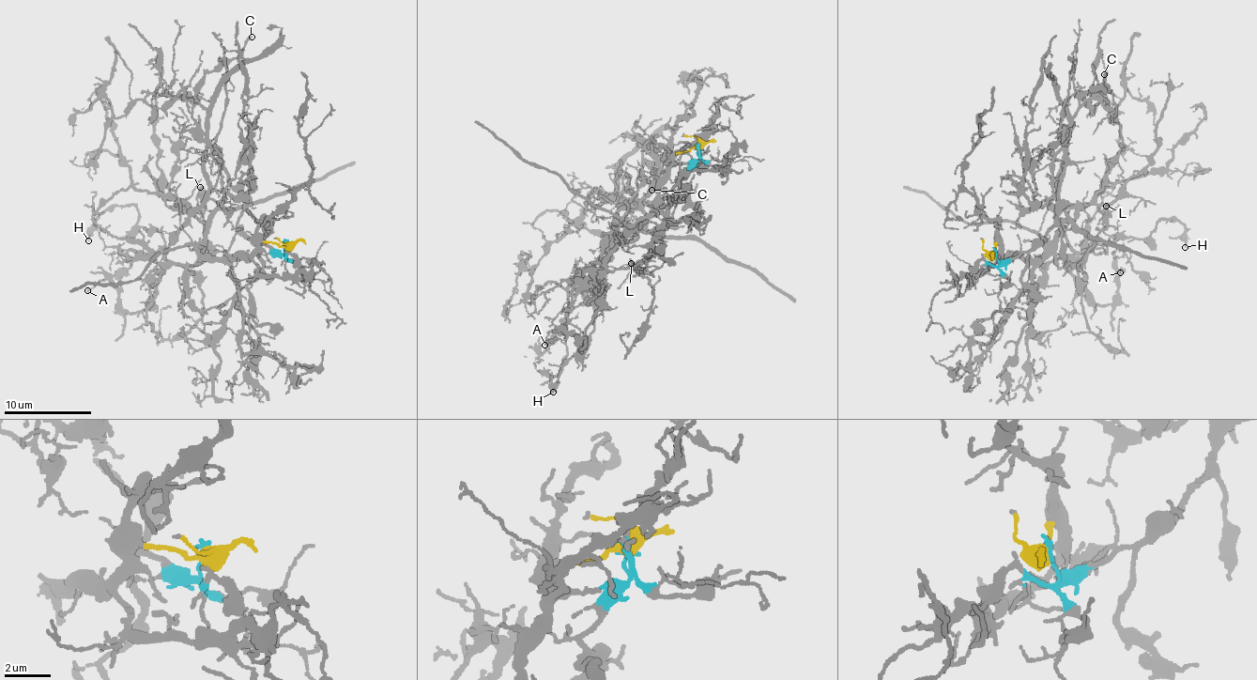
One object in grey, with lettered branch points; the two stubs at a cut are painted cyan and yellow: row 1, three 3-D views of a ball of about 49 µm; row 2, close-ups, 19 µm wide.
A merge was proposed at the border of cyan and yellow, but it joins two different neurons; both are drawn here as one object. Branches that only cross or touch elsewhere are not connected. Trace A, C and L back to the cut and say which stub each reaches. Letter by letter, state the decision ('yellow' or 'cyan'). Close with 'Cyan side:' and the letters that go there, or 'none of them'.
A: yellow
C: cyan
L: cyan
Cyan side: C, L

